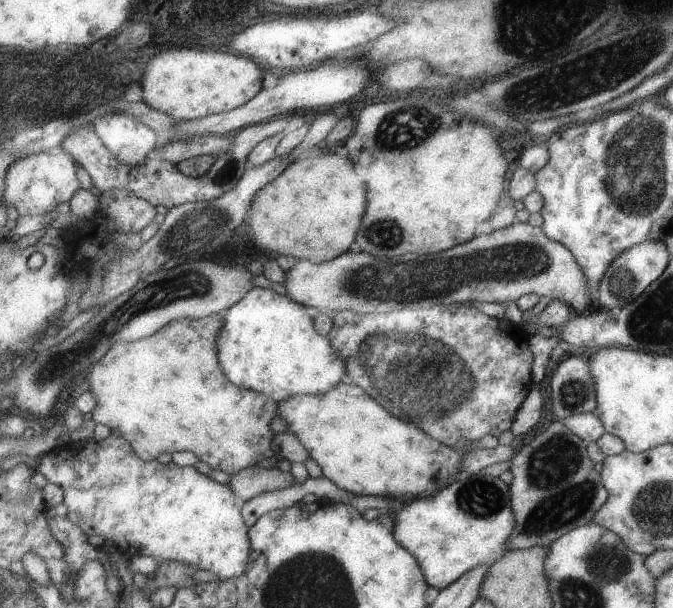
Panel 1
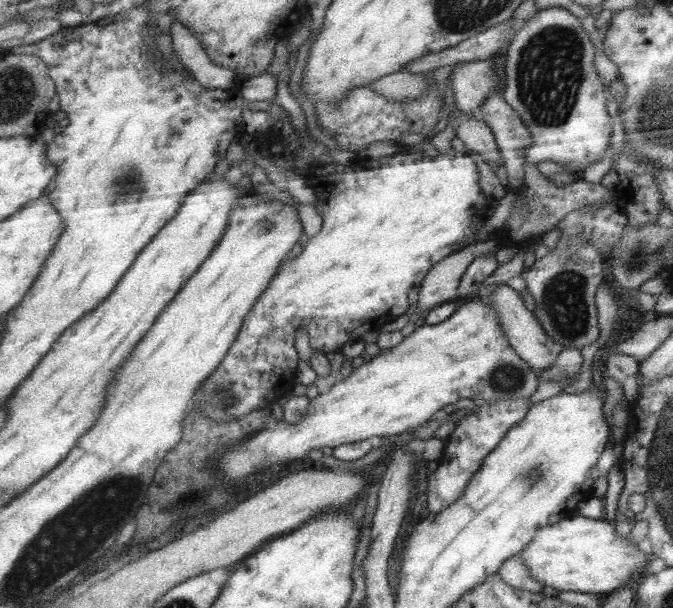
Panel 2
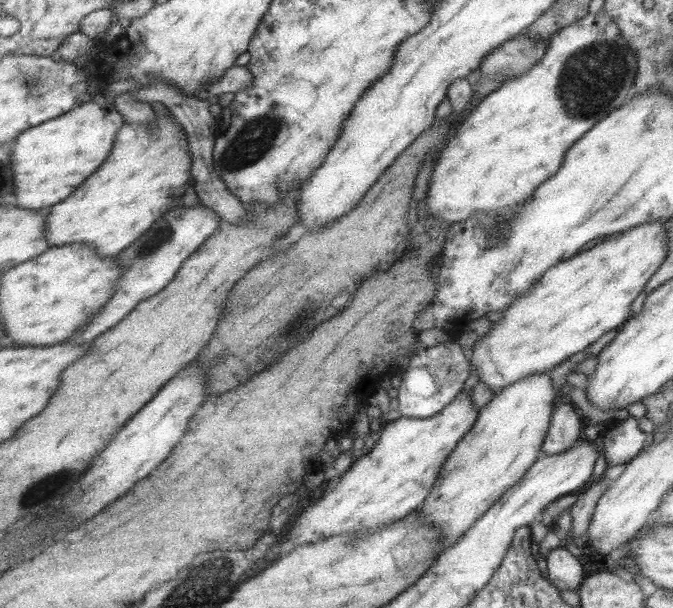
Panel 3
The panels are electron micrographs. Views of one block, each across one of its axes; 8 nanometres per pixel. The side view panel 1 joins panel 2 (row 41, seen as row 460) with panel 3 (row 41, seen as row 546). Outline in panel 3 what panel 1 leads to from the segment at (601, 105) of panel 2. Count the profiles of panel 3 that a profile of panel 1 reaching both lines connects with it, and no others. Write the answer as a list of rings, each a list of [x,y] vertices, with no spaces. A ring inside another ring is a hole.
[[[517,35],[493,49],[479,61],[478,68],[483,75],[503,73],[504,80],[525,72],[536,60],[543,58],[550,42],[541,40],[533,43],[526,36]]]

